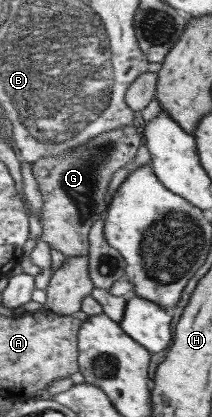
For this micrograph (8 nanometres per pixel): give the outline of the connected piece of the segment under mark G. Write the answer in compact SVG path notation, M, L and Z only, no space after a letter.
M133 125L122 126L118 130L110 130L94 137L85 145L74 148L72 152L33 159L32 174L43 200L38 217L40 240L46 242L49 248L58 250L64 257L76 258L87 254L87 234L92 221L107 207L103 197L107 193L112 175L130 162L142 145L144 137L141 132Z

